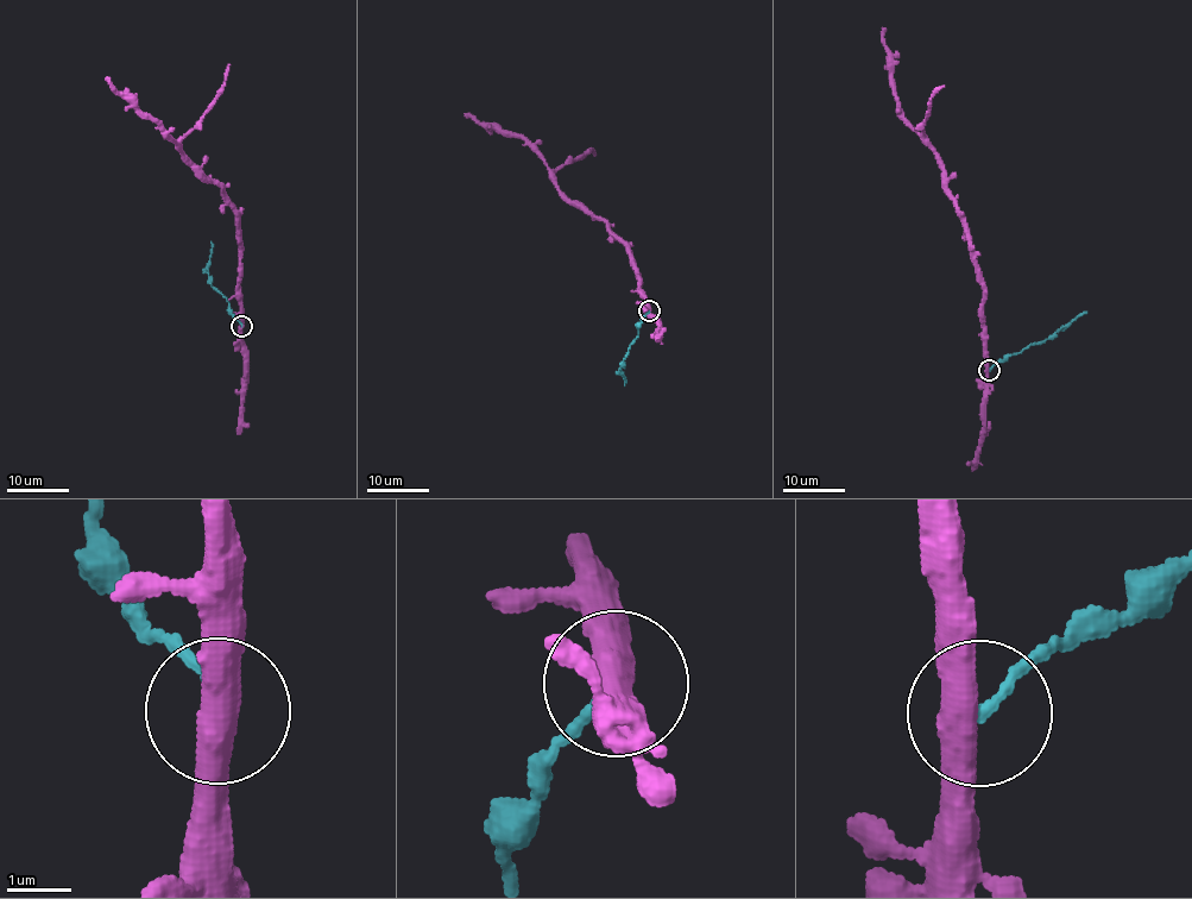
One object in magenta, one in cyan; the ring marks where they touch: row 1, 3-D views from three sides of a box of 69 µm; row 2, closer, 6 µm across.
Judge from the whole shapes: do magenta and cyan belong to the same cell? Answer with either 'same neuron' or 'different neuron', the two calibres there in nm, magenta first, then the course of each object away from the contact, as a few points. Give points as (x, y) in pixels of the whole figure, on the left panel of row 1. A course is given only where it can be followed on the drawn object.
different neuron | 440/140 nm | magenta via (241, 326), (240, 237), (233, 203), (225, 189), (182, 152), (182, 144), (165, 134), (163, 127), (106, 77) | cyan via (241, 325), (228, 301), (210, 283), (207, 263), (210, 241)

